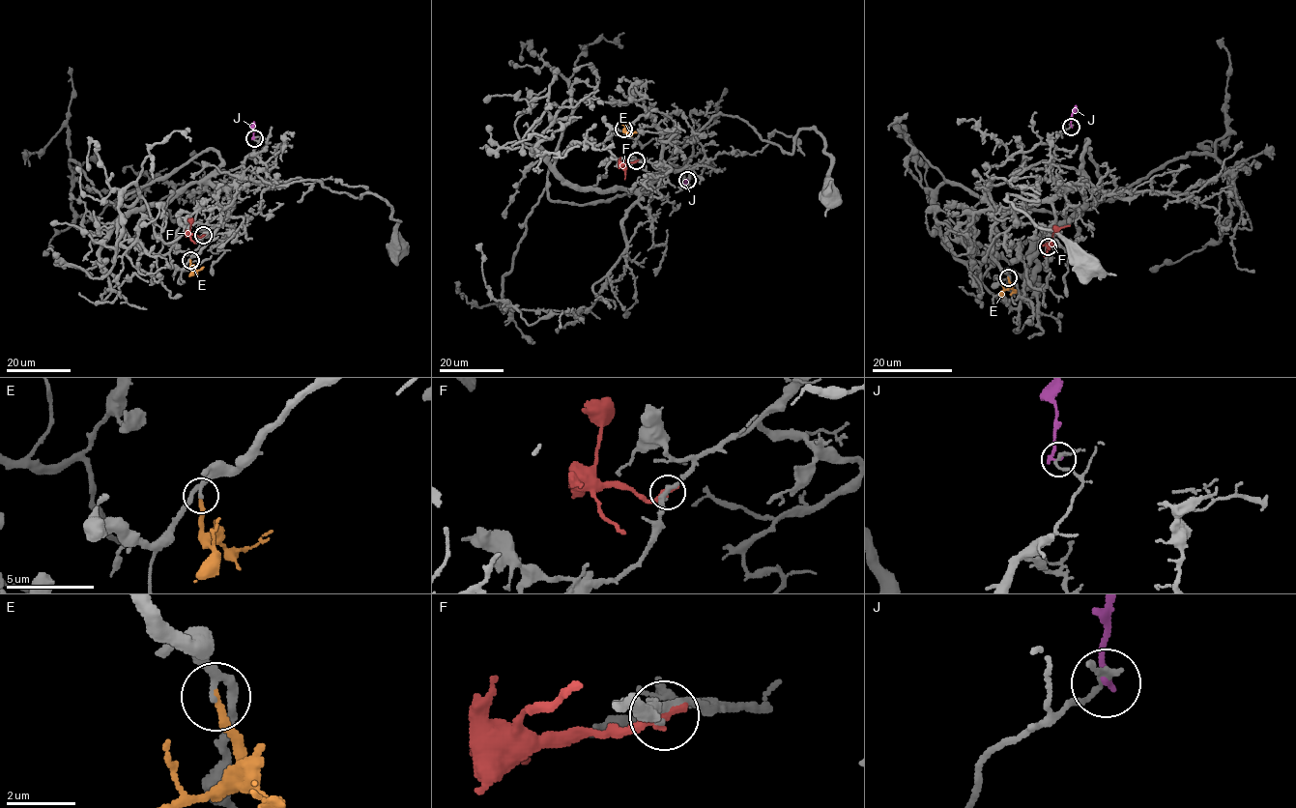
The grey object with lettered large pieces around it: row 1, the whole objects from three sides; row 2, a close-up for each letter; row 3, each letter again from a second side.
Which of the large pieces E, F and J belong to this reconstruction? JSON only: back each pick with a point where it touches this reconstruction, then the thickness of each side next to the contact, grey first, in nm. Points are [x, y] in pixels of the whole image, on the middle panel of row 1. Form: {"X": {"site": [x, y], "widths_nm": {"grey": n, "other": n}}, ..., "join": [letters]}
{"E": {"site": [623, 129], "widths_nm": {"grey": 190, "other": 240}}, "join": ["E"]}

